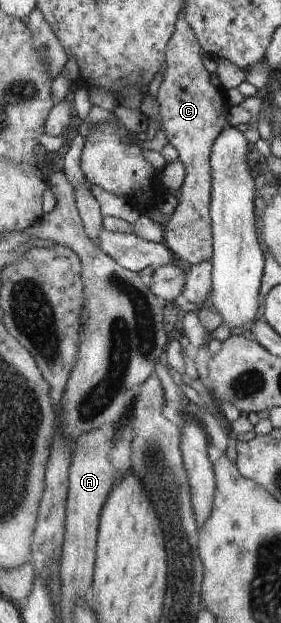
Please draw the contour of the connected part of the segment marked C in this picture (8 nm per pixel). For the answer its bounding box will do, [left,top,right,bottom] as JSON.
[156,18,229,265]

